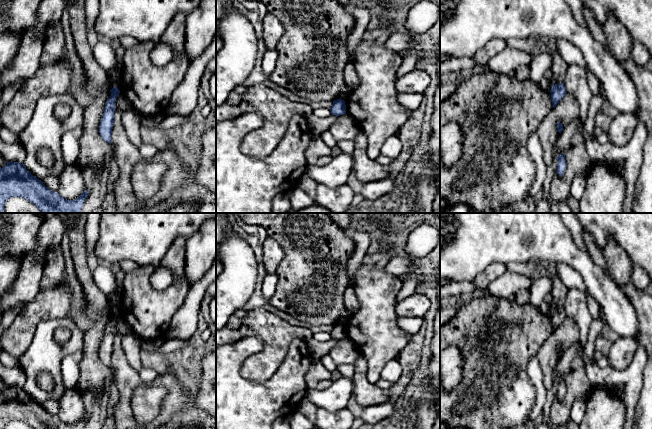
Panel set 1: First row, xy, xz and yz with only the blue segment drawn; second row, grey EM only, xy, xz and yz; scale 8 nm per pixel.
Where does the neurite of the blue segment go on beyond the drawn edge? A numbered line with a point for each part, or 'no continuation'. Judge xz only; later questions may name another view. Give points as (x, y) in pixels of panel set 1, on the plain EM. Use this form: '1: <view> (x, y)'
no continuation

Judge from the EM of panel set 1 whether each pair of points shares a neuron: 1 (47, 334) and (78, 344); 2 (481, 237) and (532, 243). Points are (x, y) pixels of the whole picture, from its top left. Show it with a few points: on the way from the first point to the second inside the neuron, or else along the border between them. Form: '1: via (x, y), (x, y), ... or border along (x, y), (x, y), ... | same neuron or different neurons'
1: via (51, 343), (61, 352), (69, 348) | same neuron
2: via (494, 237), (519, 237) | same neuron

